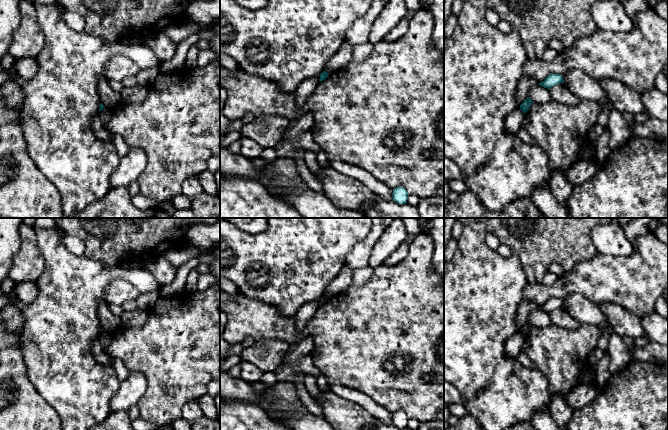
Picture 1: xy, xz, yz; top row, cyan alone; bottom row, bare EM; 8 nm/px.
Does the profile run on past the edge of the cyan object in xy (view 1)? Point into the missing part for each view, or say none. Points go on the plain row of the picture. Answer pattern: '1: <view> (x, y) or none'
1: none

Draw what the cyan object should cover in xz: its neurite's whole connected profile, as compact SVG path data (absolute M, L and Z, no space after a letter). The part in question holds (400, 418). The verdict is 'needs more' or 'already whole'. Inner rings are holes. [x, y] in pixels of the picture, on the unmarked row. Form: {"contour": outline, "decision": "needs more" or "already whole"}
{"contour": "M396 411L393 413L393 424L399 428L406 428L409 418L404 411Z", "decision": "already whole"}

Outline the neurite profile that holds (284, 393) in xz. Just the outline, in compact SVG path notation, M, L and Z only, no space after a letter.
M277 381L267 389L267 396L269 400L278 403L285 412L304 413L308 411L297 395L293 382Z

